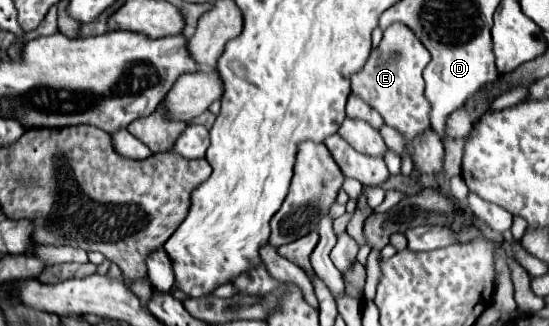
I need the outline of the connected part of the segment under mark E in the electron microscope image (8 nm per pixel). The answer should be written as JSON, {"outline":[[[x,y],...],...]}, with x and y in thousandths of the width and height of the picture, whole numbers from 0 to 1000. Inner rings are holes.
{"outline":[[[714,71],[689,150],[678,150],[663,206],[641,236],[641,279],[678,322],[703,383],[721,396],[743,433],[783,396],[783,310],[772,291],[769,218],[783,193],[783,156],[736,71]]]}

